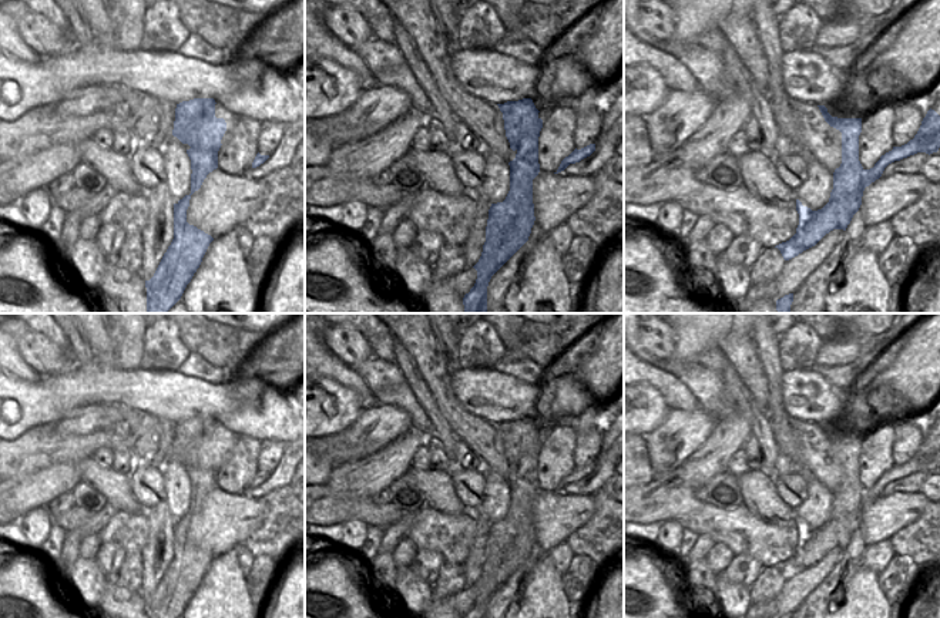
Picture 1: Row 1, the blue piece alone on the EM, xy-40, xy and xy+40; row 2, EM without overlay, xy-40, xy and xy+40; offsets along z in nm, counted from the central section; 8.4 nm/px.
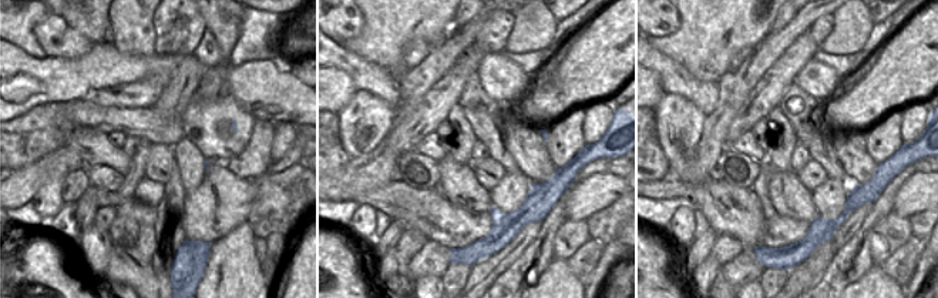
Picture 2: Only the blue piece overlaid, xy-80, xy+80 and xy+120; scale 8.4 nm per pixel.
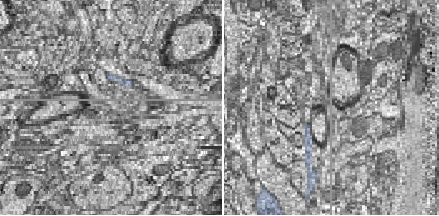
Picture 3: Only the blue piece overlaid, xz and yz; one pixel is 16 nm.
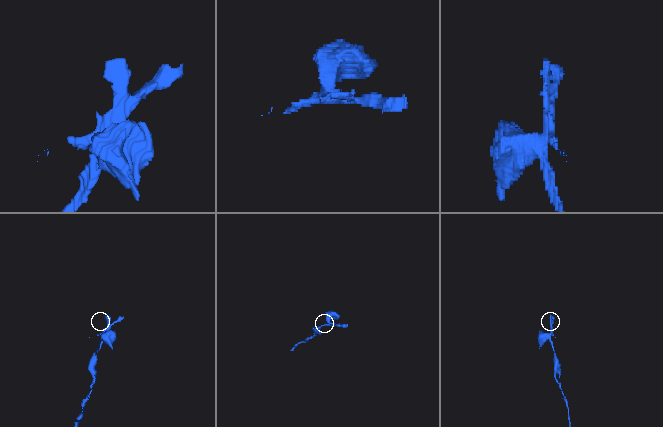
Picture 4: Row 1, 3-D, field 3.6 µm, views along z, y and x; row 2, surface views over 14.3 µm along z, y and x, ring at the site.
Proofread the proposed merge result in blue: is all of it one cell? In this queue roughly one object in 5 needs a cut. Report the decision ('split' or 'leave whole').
split

